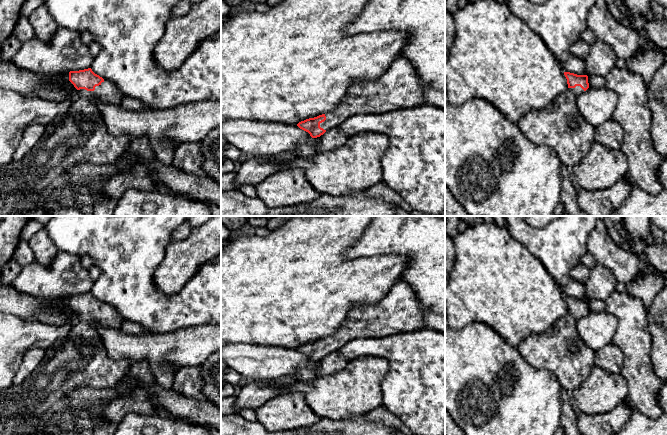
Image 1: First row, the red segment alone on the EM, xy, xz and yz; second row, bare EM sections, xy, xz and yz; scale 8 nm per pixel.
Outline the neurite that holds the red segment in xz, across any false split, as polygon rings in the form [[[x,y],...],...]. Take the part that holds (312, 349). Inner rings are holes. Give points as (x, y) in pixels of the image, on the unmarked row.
[[[405,281],[396,282],[386,295],[375,303],[354,304],[341,326],[325,338],[301,345],[297,350],[308,356],[312,362],[323,359],[326,355],[337,352],[348,341],[357,338],[385,338],[395,334],[411,333],[425,329],[425,308],[419,302],[416,292]]]

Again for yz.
[[[564,296],[568,313],[560,317],[545,332],[531,334],[517,347],[524,360],[537,370],[552,372],[563,390],[576,390],[589,376],[595,365],[596,353],[587,347],[578,334],[577,322],[589,312],[588,300]]]

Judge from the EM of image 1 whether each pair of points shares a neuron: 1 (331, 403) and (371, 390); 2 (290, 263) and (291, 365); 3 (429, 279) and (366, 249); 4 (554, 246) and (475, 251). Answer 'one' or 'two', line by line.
1: one
2: two
3: one
4: two

